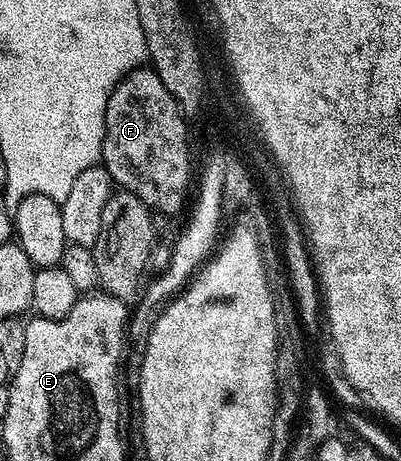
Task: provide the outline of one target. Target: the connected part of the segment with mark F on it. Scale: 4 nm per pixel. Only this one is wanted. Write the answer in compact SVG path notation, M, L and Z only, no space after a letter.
M152 69L129 72L126 78L115 82L114 92L107 98L101 166L121 190L130 191L151 212L178 215L187 210L191 195L190 135L186 123L187 116L182 114L176 97L164 89Z

